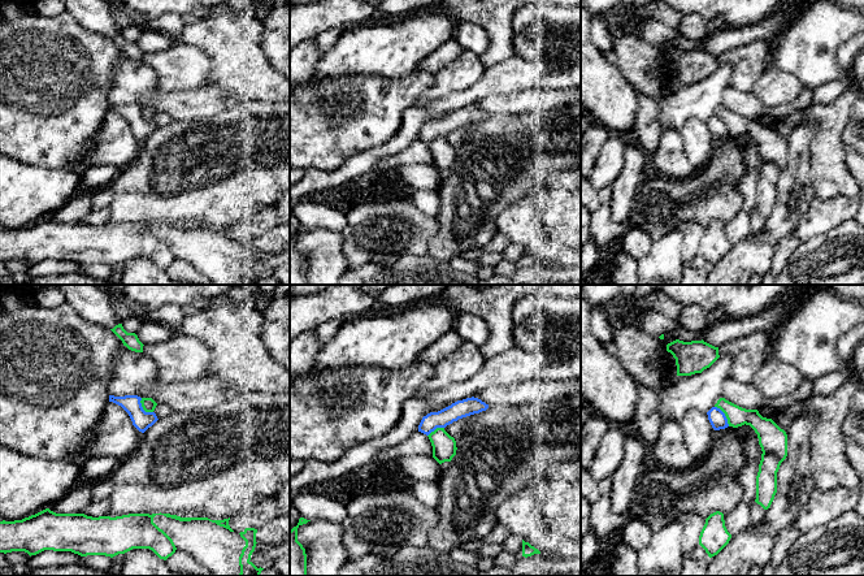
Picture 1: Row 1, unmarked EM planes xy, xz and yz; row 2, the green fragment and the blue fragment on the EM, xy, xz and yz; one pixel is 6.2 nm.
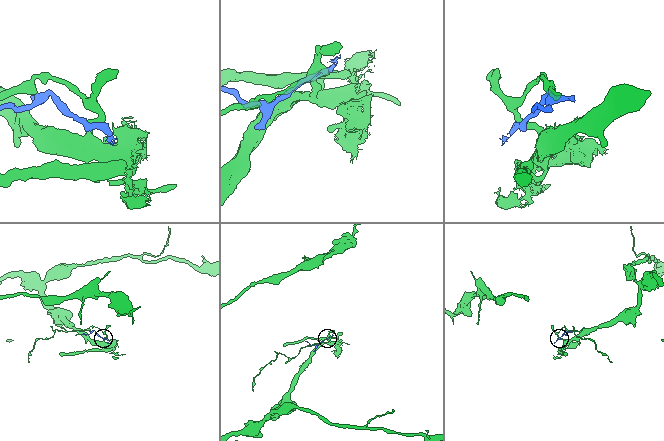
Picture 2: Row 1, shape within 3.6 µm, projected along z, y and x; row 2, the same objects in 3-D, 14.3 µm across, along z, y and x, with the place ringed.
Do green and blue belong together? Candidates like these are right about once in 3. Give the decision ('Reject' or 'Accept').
Reject

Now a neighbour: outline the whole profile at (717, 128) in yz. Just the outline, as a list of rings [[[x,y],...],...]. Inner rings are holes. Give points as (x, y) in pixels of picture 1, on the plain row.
[[[712,116],[707,121],[707,124],[708,124],[708,129],[709,129],[709,131],[711,131],[712,137],[715,139],[725,138],[725,137],[729,135],[728,127],[726,127],[725,122],[720,117]]]

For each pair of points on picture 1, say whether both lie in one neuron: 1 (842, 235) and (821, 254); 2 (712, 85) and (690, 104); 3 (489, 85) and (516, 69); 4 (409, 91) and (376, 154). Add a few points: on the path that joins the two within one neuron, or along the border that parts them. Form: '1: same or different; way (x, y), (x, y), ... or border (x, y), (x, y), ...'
1: same; way (837, 241), (826, 251)
2: same; way (707, 90), (695, 100)
3: same; way (495, 79), (509, 76)
4: different; border (400, 124), (382, 144), (351, 156)

